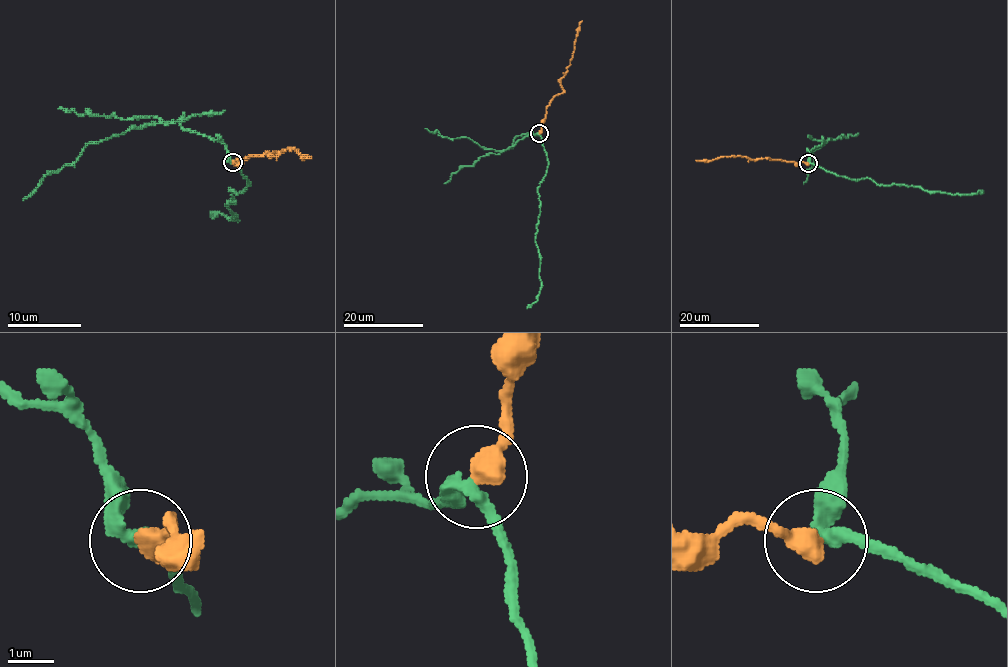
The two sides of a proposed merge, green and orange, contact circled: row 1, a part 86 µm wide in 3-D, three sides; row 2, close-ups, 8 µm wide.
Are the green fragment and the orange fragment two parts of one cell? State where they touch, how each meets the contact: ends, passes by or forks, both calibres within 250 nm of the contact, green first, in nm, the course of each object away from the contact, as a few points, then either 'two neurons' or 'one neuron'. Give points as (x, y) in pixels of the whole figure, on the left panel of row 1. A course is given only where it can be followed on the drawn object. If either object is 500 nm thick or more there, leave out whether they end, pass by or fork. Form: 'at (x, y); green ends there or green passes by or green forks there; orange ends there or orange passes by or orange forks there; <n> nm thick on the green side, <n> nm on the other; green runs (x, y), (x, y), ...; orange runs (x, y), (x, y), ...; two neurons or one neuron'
at (233, 162); green passes by; orange ends there; 280 nm thick on the green side, 480 nm on the other; green runs (232, 162), (249, 180), (238, 193), (230, 189), (234, 202), (225, 204), (236, 220), (219, 213), (210, 217); orange runs (232, 162), (276, 153), (273, 154), (276, 156), (284, 149), (296, 149), (302, 156), (311, 156); two neurons

